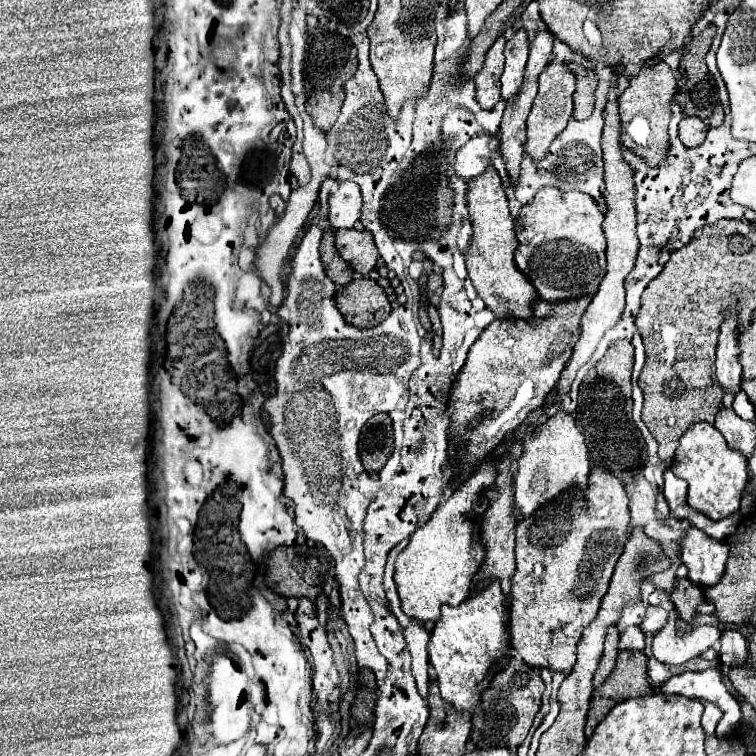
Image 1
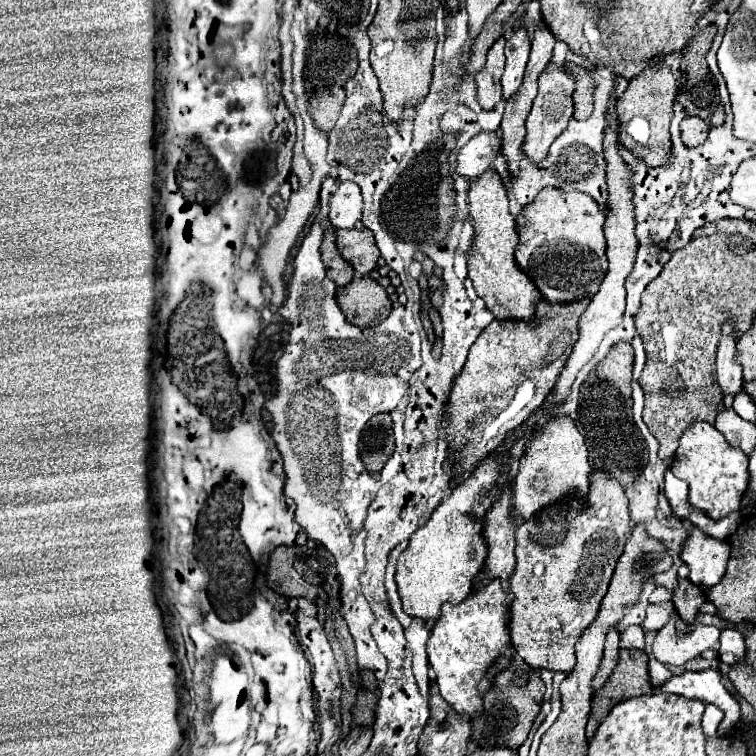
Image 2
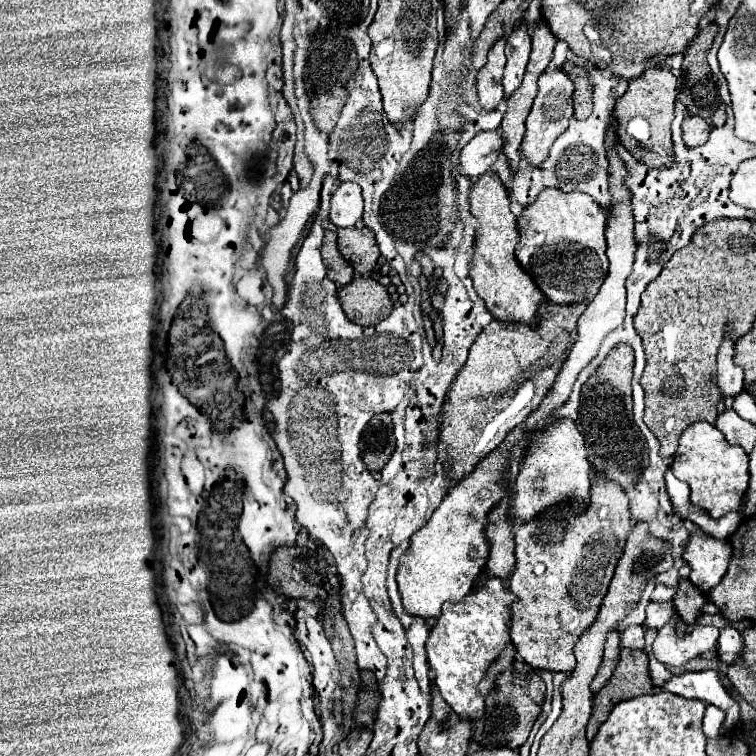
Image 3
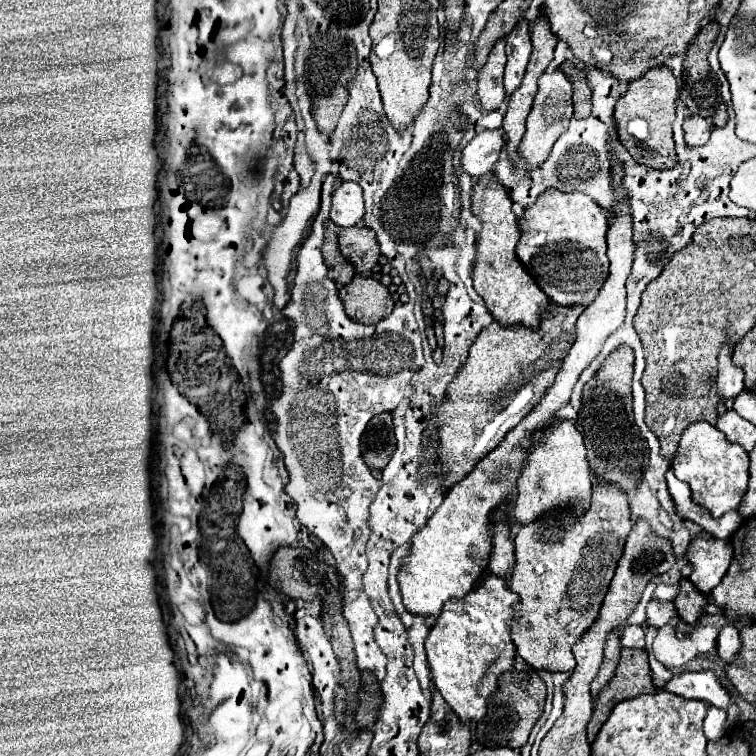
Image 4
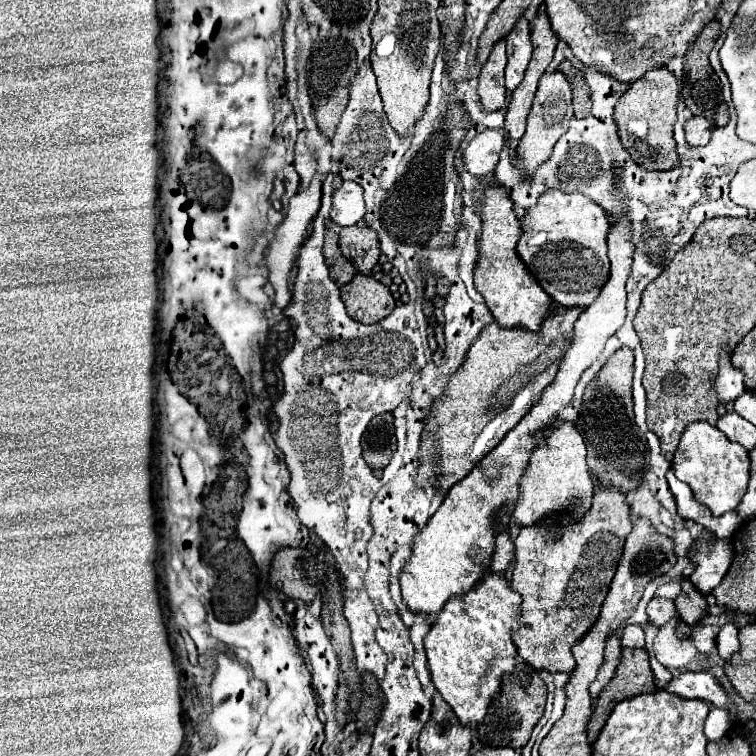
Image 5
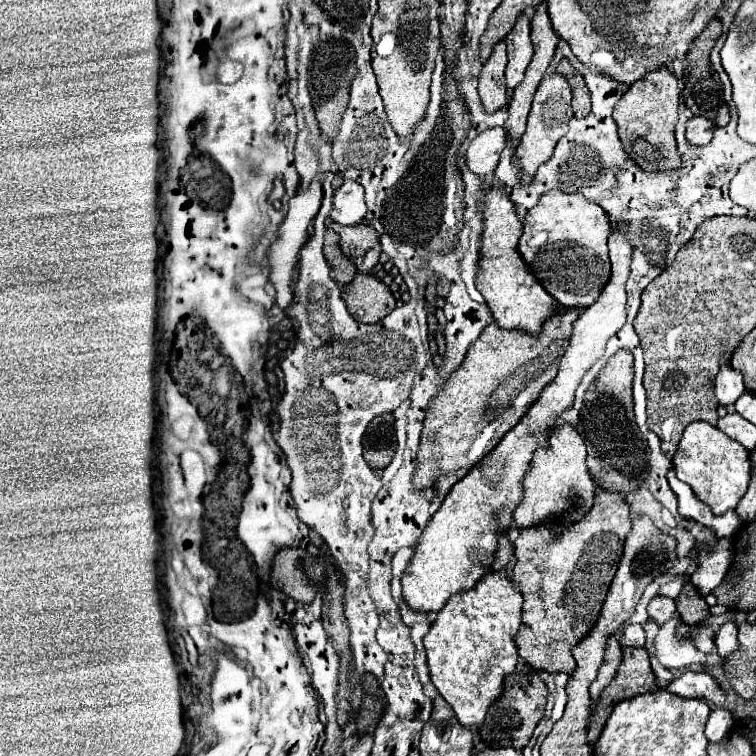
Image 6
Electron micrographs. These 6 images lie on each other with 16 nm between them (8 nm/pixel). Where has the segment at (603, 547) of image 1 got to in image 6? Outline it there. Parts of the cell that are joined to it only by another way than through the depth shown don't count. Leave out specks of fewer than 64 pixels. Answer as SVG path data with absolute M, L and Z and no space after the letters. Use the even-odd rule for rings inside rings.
M596 488L596 500L588 516L584 520L572 524L570 530L562 530L562 524L558 520L552 520L544 526L526 528L520 530L520 536L514 544L516 554L516 566L512 570L514 582L520 586L520 592L524 596L522 604L522 626L518 634L514 636L518 654L536 670L546 670L550 674L572 674L576 670L576 660L572 656L572 648L584 640L584 636L592 630L600 616L602 602L606 598L606 592L610 588L610 582L616 574L624 538L630 532L630 510L628 502L622 496L604 492L602 488Z

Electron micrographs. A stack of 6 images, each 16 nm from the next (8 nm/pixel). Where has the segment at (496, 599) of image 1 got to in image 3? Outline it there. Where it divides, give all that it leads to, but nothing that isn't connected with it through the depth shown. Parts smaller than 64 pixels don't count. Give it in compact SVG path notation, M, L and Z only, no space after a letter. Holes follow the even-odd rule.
M492 576L464 600L444 604L440 618L428 634L426 652L434 672L434 684L462 720L472 722L484 714L484 696L496 686L496 676L514 664L516 648L510 642L514 602L516 594L504 586L502 578Z

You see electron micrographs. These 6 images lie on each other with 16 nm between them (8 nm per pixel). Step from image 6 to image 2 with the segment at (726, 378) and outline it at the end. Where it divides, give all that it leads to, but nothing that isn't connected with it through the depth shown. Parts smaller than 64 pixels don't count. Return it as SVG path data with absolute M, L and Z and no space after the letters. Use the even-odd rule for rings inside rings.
M726 322L722 330L722 340L718 346L718 358L716 358L716 368L718 368L716 376L724 396L728 394L736 396L738 392L742 392L744 376L742 376L740 364L734 362L734 356L736 356L736 340L732 338L732 322Z

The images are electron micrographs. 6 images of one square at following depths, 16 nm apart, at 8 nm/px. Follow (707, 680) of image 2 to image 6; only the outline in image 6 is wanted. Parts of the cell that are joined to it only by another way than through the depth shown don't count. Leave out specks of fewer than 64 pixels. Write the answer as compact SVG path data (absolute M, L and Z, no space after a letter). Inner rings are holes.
M684 672L670 682L668 690L684 698L706 698L716 706L724 704L724 692L708 672Z

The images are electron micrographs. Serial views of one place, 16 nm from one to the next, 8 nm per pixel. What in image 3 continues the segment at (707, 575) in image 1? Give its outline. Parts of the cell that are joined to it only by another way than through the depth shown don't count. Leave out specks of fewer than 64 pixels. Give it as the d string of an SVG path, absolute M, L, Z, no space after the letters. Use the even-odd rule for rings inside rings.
M696 532L684 552L684 560L690 564L690 582L696 584L704 594L720 584L722 576L728 570L732 558L732 544L728 540L706 538L702 532Z

